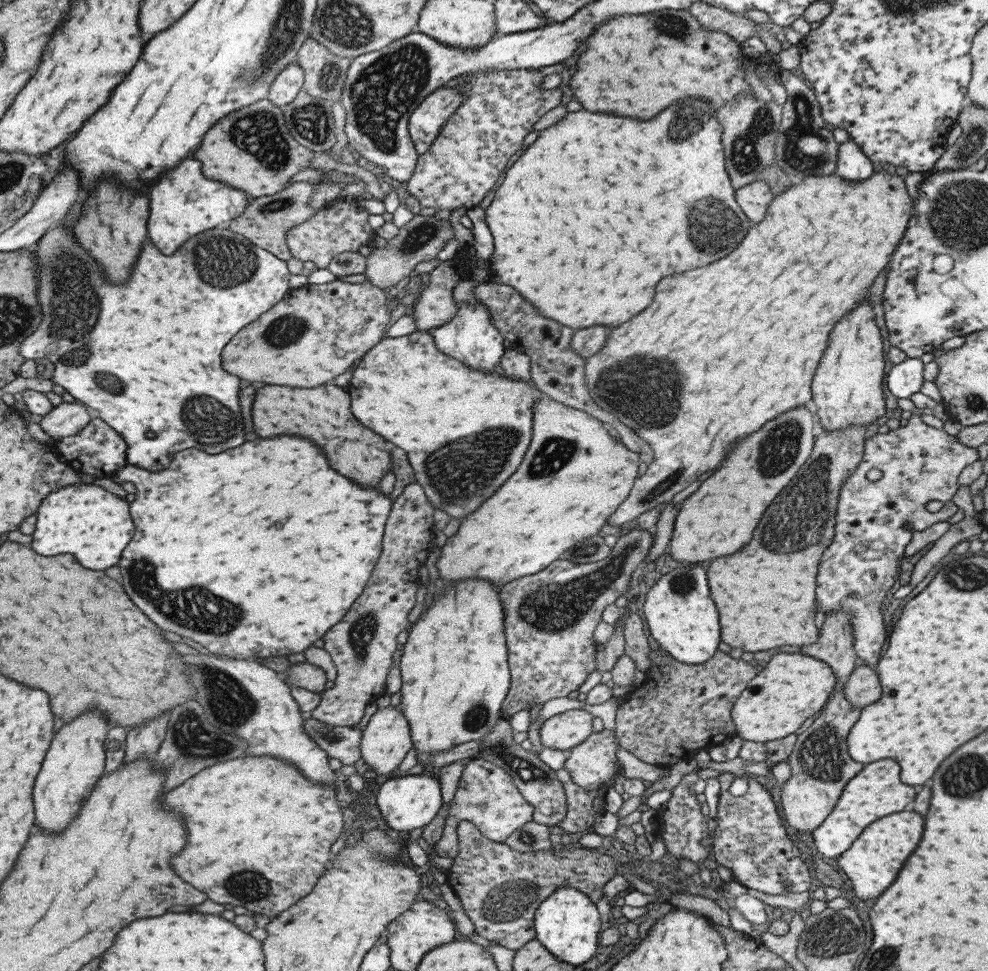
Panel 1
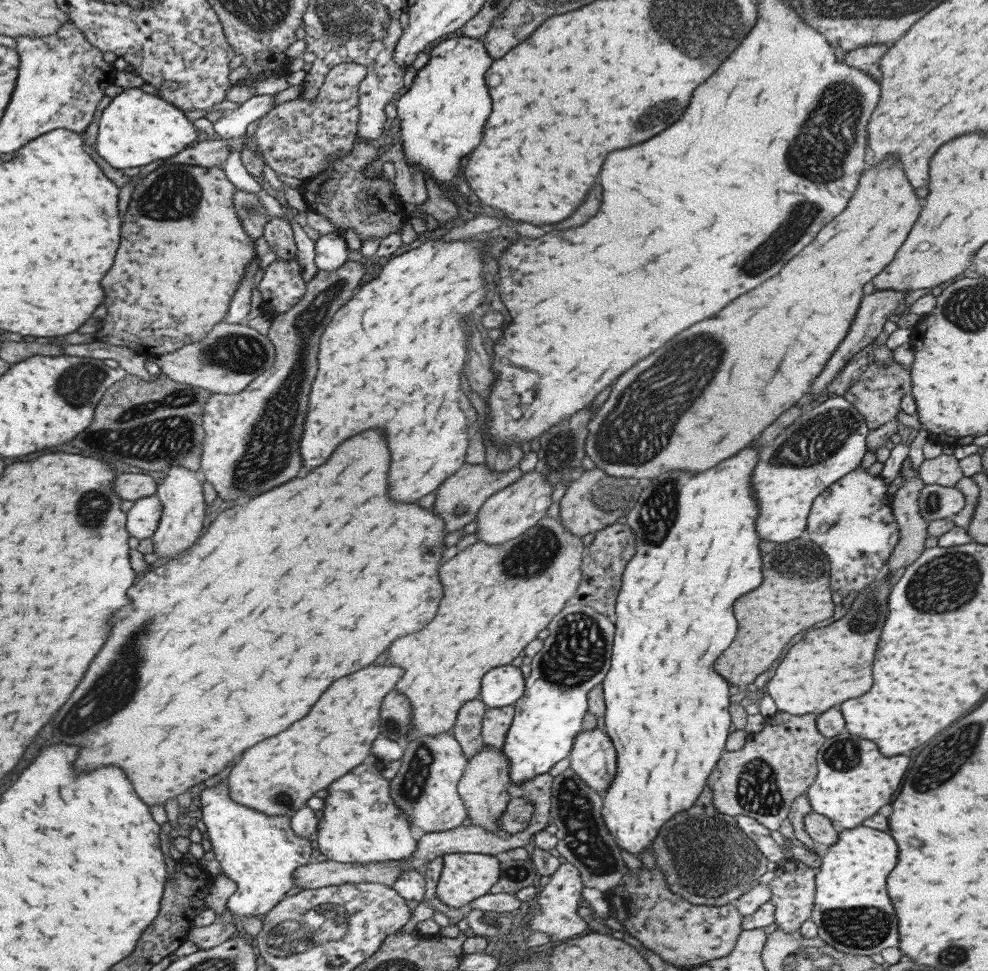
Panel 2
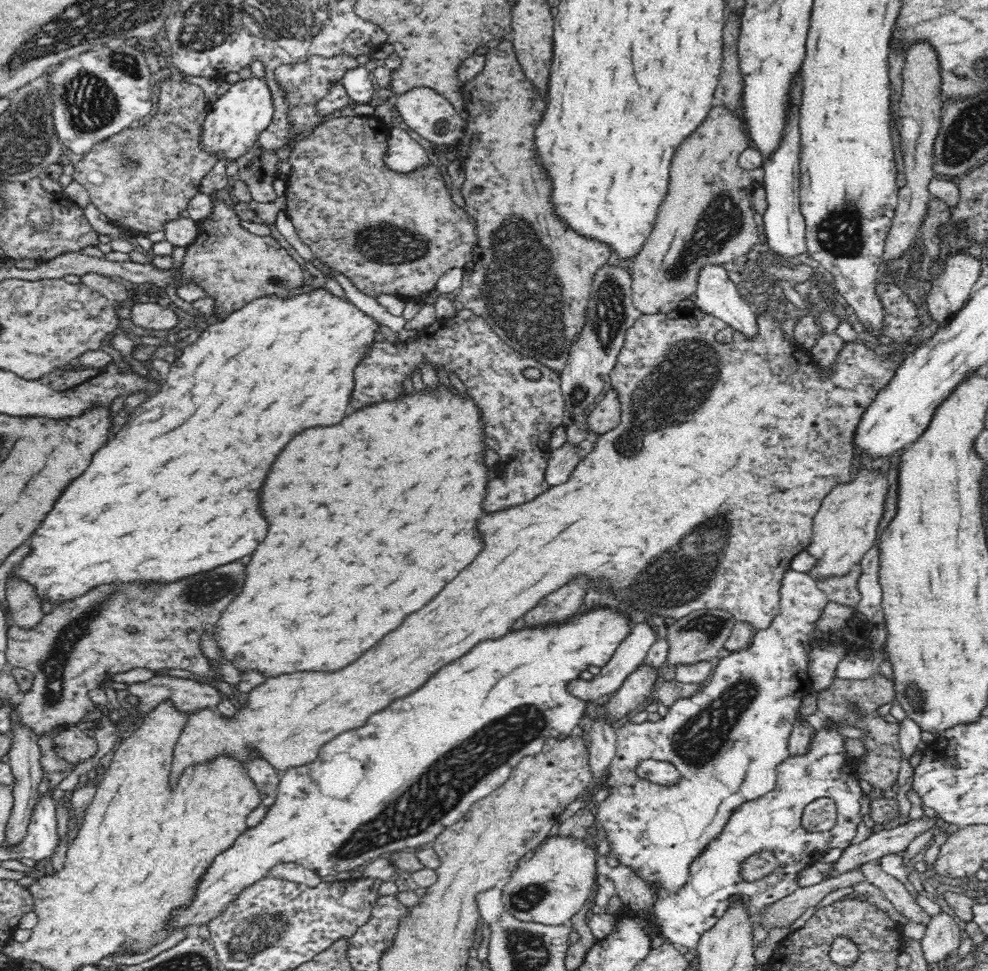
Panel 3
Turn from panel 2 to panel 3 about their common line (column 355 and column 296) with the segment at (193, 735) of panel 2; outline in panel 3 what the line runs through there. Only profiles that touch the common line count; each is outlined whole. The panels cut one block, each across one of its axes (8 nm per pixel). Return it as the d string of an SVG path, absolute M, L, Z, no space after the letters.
M440 388L438 392L430 390L426 394L408 394L400 402L380 402L374 408L362 408L362 412L364 416L350 416L332 428L310 428L306 434L292 438L264 480L260 506L266 522L270 524L268 534L246 566L246 582L242 594L236 596L234 602L222 612L213 632L224 658L230 660L240 672L256 670L268 678L274 678L292 672L338 672L350 666L366 650L378 644L388 632L398 628L408 614L426 606L482 550L482 540L476 534L476 520L482 514L482 500L486 496L488 480L484 452L480 452L484 450L484 426L474 402L470 398L464 400L458 394L450 394L446 388Z

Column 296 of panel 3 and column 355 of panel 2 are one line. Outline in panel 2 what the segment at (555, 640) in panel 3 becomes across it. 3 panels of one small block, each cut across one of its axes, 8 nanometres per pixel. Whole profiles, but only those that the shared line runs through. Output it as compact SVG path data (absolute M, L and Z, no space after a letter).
M378 760L374 764L360 764L352 772L344 774L336 784L328 786L328 796L322 812L324 816L317 824L313 837L317 853L324 854L328 860L340 863L376 863L395 862L408 859L417 849L418 836L404 812L400 812L390 796L390 781L382 777L385 762Z

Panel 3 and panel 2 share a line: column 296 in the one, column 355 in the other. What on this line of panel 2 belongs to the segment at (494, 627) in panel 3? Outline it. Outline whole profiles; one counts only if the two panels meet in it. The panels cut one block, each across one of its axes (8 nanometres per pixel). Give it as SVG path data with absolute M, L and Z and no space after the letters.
M368 666L332 682L332 686L324 692L324 696L320 696L320 700L312 706L312 712L308 712L304 720L298 720L286 732L280 732L278 736L272 736L242 752L242 758L236 762L228 776L230 798L266 816L291 818L296 812L294 808L300 808L302 804L306 806L306 800L312 798L318 790L326 788L370 756L374 740L382 733L379 722L382 698L396 686L402 674L404 670L396 666Z

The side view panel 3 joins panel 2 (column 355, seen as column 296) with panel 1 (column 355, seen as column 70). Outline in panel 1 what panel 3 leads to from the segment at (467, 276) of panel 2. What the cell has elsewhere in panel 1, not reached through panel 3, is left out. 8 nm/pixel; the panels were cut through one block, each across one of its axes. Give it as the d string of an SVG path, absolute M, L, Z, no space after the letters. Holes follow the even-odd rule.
M274 436L274 438L268 438L268 440L266 440L266 438L264 438L264 440L252 440L252 442L246 442L246 444L238 446L238 448L234 448L234 450L220 452L220 454L206 454L206 452L200 452L198 449L186 449L175 453L173 460L174 462L172 462L166 470L162 470L162 472L150 472L126 463L111 476L116 483L134 483L135 487L138 488L138 492L140 492L140 496L138 496L138 492L135 492L134 497L130 501L130 512L132 512L131 516L134 520L136 532L134 533L134 540L132 540L132 542L128 544L128 548L124 550L124 558L120 558L120 570L122 570L122 574L124 574L124 592L128 594L128 598L130 598L130 600L132 600L150 620L154 620L154 624L158 624L162 630L168 630L168 632L174 632L174 634L192 638L194 642L198 642L198 644L202 644L204 648L208 648L212 654L230 656L230 658L233 659L254 660L255 658L268 658L268 656L277 655L287 657L289 654L304 652L309 646L312 646L316 640L320 640L320 638L328 632L328 628L332 628L336 622L342 620L342 616L348 612L348 608L354 604L354 600L356 600L356 598L360 596L360 592L364 590L364 586L366 586L366 582L368 582L368 578L370 578L370 574L372 574L372 570L374 570L374 566L376 566L376 560L378 560L378 556L380 556L380 552L382 552L382 534L385 531L384 524L387 523L390 511L393 507L393 502L390 500L389 495L384 494L382 491L378 492L376 488L362 488L362 486L358 486L356 482L352 482L350 478L338 474L336 470L330 468L330 464L328 464L324 452L322 452L316 444L312 444L308 438L300 438L300 436ZM134 498L136 498L136 500L134 500ZM246 564L248 564L248 566L246 566ZM154 580L158 580L158 582L154 582ZM228 602L232 602L232 606L234 606L238 612L228 612L228 608L230 608ZM202 618L204 618L204 632L202 632ZM168 626L170 626L170 628L168 628Z

